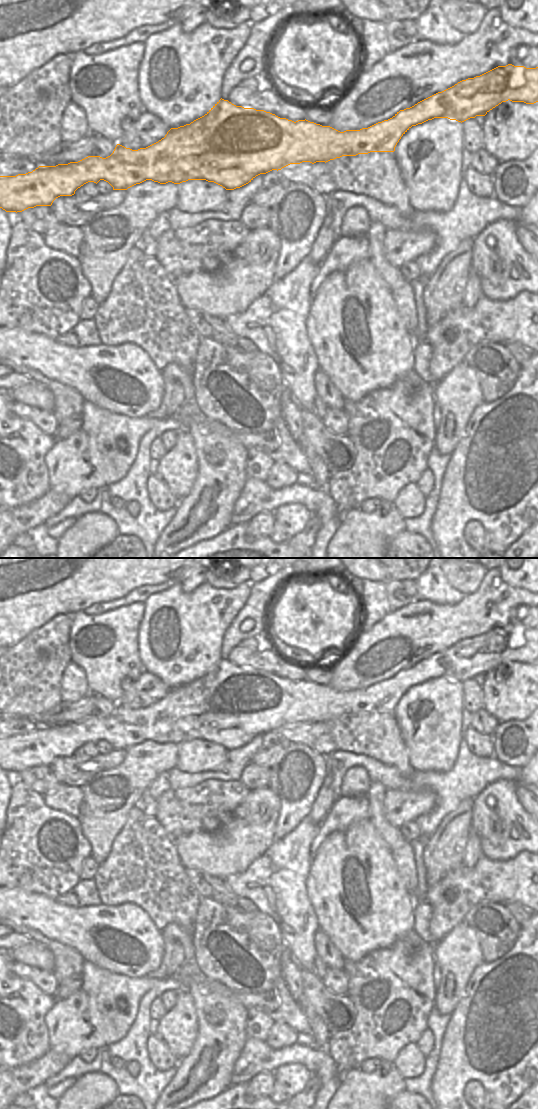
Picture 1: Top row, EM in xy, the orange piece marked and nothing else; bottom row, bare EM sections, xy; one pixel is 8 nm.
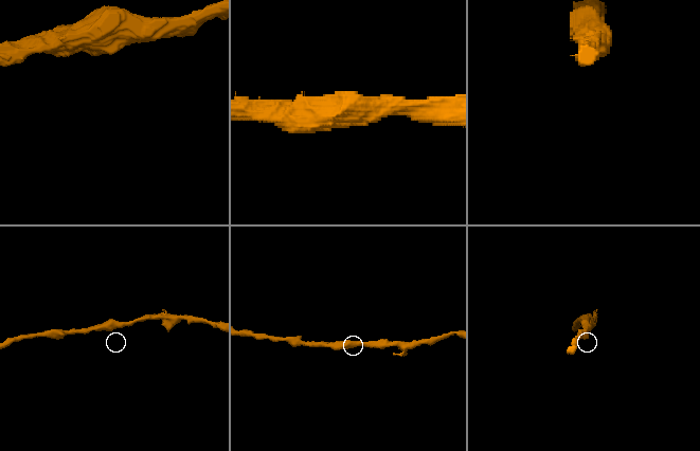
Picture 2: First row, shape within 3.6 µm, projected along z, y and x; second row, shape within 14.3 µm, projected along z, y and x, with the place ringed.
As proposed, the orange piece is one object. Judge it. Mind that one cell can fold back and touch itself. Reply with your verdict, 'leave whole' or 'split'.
leave whole

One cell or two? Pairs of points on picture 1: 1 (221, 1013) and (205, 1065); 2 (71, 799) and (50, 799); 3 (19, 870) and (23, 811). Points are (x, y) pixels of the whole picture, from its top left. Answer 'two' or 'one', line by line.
1: one
2: one
3: one

